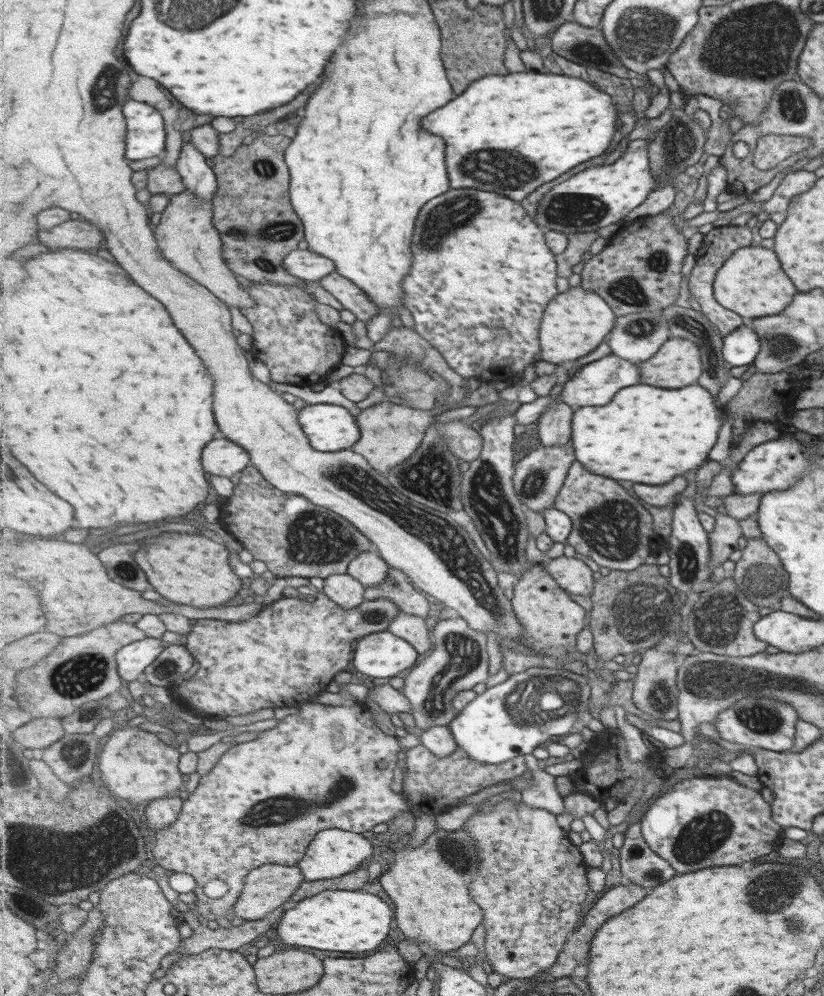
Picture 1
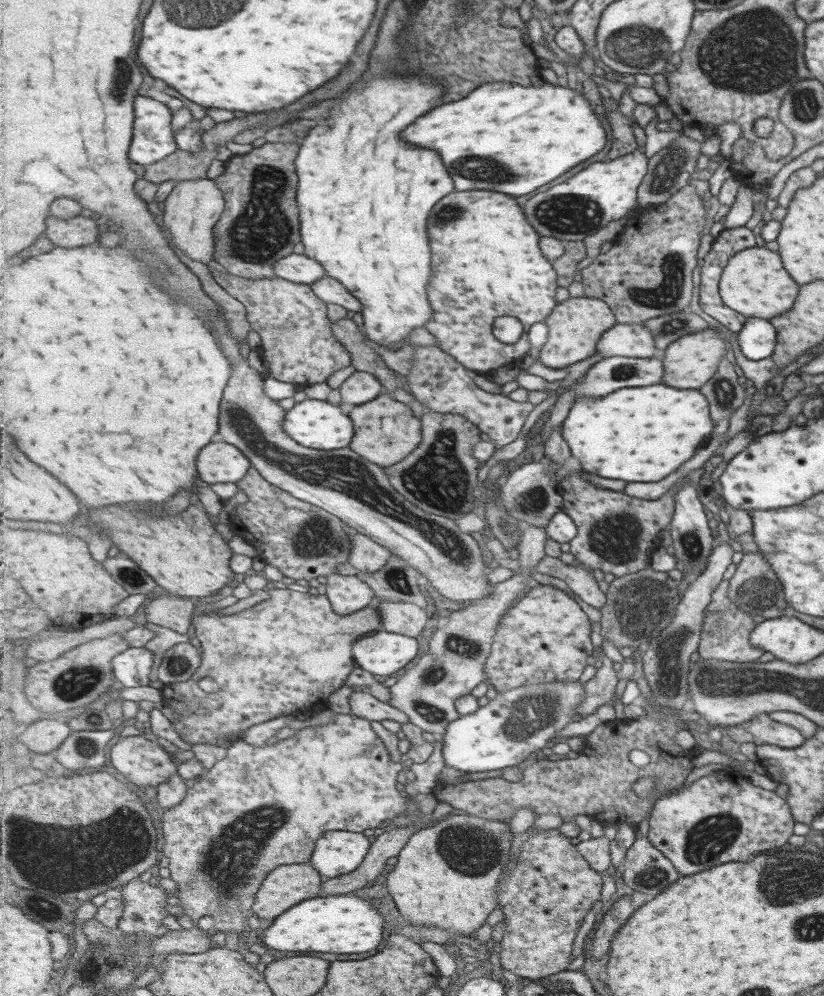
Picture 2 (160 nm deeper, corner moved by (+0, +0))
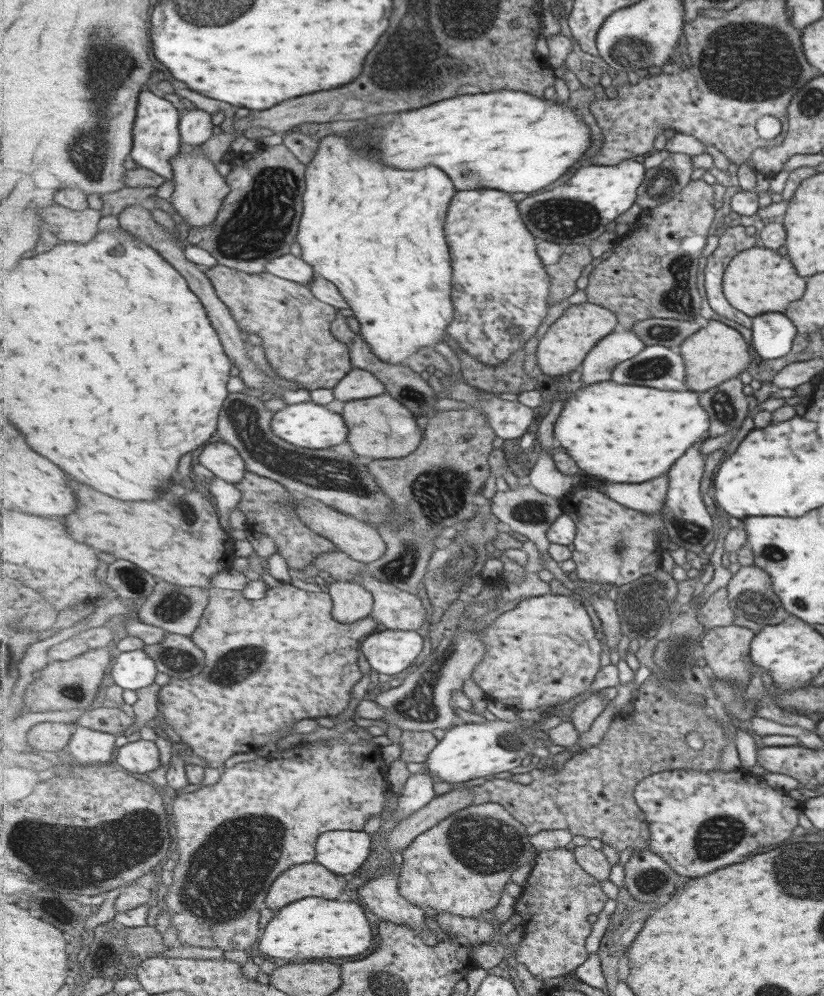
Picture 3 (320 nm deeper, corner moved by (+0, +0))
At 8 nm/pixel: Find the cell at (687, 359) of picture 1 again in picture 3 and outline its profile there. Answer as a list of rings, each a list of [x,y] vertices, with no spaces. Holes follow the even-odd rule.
[[[715,320],[707,322],[705,328],[699,328],[697,332],[690,334],[676,349],[685,367],[684,383],[688,390],[693,392],[705,392],[730,378],[737,377],[737,374],[745,370],[751,362],[751,352],[747,350],[747,344],[741,338],[741,334]]]

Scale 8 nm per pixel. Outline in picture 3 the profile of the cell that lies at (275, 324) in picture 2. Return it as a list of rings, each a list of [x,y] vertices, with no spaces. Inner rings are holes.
[[[219,264],[205,273],[212,281],[217,298],[229,307],[240,328],[262,339],[266,359],[280,377],[310,391],[334,389],[355,368],[350,348],[332,331],[338,309],[315,297],[309,285],[284,280],[267,270],[248,273]]]

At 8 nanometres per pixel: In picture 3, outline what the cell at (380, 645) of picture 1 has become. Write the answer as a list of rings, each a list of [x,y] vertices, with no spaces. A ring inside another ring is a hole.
[[[380,629],[361,648],[371,668],[381,674],[399,674],[425,650],[423,638],[412,630]]]

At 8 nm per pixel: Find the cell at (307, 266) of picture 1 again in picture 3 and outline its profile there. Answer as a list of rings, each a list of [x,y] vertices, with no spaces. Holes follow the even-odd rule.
[[[286,254],[285,256],[270,260],[266,270],[274,276],[282,277],[301,285],[310,285],[317,275],[316,270],[303,257]]]

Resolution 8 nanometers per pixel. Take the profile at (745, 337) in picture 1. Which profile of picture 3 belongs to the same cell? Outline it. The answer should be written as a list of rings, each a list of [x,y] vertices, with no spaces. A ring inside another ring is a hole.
[[[762,313],[751,319],[751,346],[765,359],[785,361],[792,357],[791,344],[796,329],[783,313]]]

